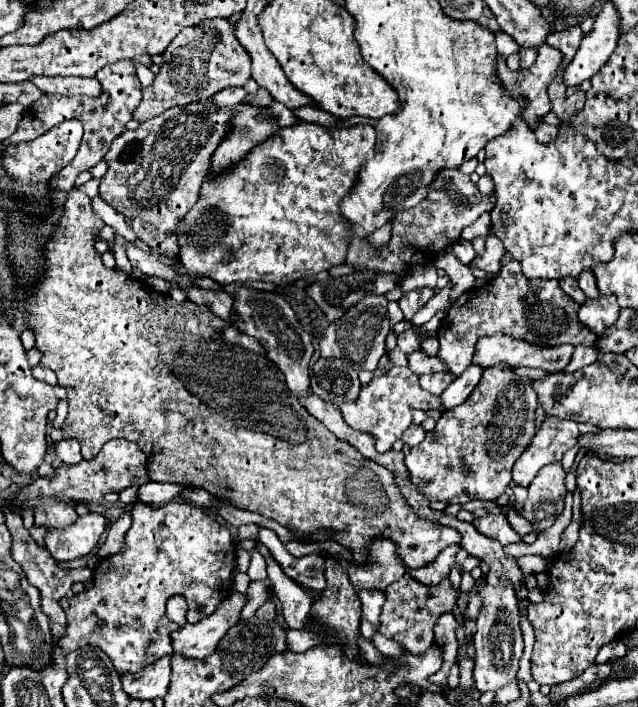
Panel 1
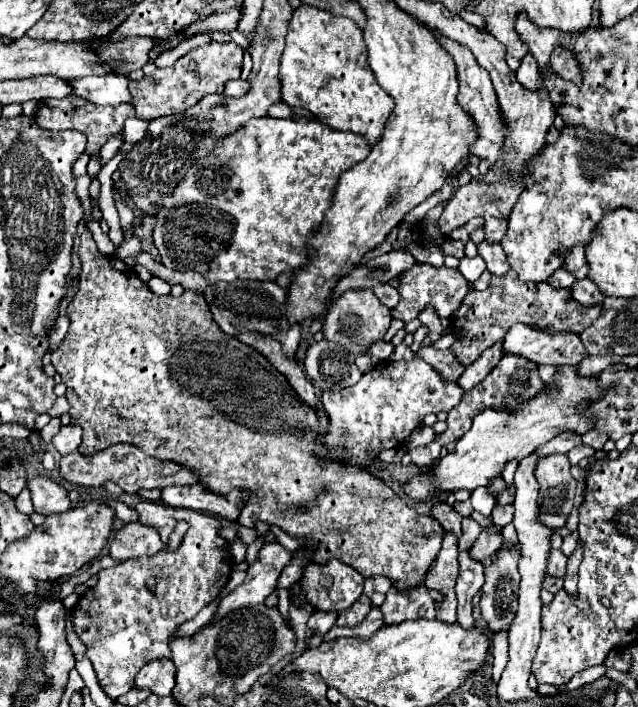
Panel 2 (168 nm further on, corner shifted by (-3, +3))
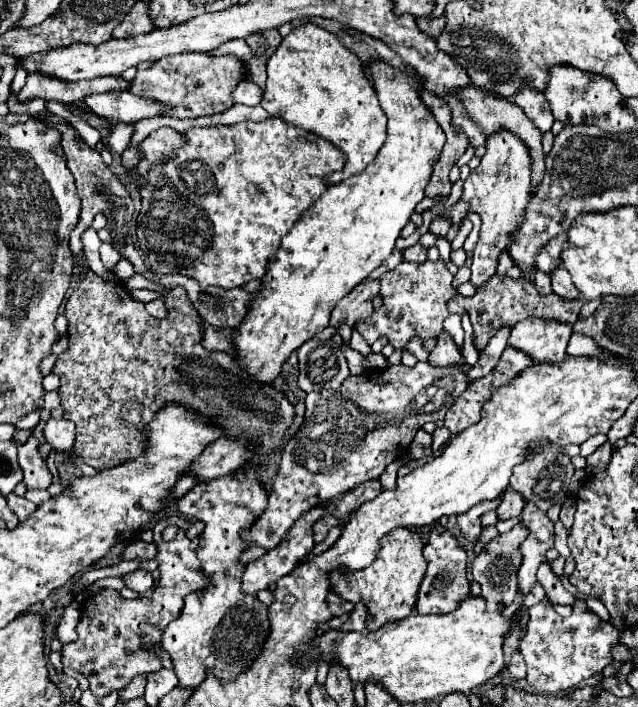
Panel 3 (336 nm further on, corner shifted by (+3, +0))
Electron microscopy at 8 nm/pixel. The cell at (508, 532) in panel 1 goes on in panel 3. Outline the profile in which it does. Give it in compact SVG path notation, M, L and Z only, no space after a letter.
M507 489L503 501L501 501L499 507L497 507L497 517L499 517L499 519L517 517L517 515L521 513L523 505L525 505L525 497L521 497L521 493L517 493L517 491L513 491L513 489Z

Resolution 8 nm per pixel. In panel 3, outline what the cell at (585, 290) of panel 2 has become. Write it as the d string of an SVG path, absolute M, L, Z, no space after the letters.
M557 269L557 273L551 273L551 285L553 285L553 293L559 295L561 299L569 299L569 301L575 301L579 297L577 293L577 287L573 285L569 273L565 269Z

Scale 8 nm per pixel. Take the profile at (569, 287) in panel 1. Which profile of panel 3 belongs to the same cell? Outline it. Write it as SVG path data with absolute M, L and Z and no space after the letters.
M537 271L533 283L535 283L535 287L537 287L539 293L543 293L543 295L549 295L549 293L551 293L551 281L549 281L549 277L547 277L545 273Z

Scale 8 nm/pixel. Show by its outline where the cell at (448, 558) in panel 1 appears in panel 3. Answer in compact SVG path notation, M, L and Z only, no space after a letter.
M433 525L431 537L423 549L423 555L427 559L427 571L419 589L419 599L415 609L421 615L431 615L431 613L451 613L461 605L465 597L469 597L469 581L465 575L467 569L467 555L459 547L457 539L445 531L441 525Z

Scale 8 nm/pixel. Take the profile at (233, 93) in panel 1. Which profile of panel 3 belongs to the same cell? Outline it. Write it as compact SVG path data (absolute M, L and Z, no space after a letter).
M243 79L233 91L233 101L235 103L243 103L243 105L257 105L261 101L261 95L263 93L255 83Z

